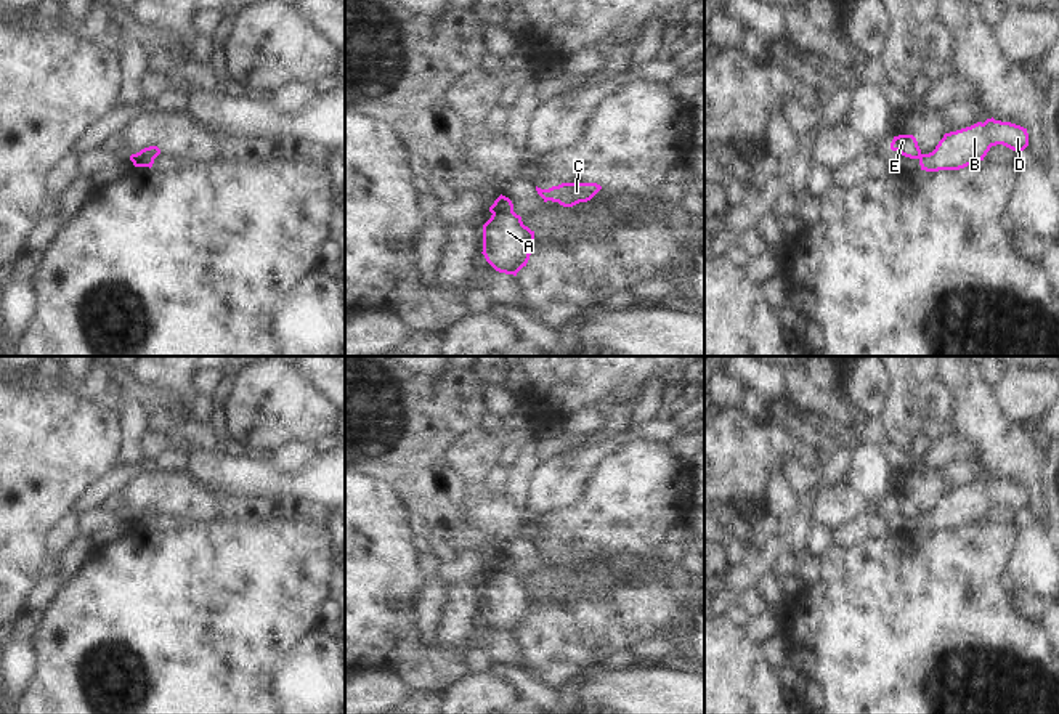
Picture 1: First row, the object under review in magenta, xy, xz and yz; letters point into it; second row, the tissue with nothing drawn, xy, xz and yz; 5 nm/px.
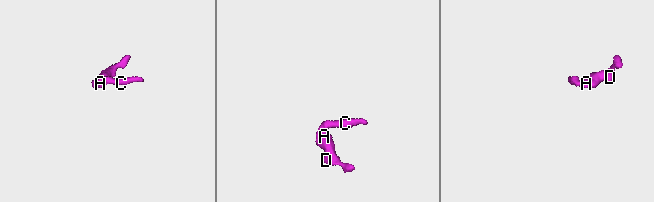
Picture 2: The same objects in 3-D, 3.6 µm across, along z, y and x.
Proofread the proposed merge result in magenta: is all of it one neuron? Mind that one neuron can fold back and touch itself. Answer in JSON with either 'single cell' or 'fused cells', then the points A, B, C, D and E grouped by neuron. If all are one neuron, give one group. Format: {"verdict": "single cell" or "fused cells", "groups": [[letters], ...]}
{"verdict": "fused cells", "groups": [["A", "B", "D"], ["C", "E"]]}

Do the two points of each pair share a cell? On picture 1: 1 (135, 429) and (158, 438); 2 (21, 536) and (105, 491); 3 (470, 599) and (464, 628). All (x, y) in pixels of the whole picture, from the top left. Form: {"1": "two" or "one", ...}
{"1": "two", "2": "two", "3": "one"}

